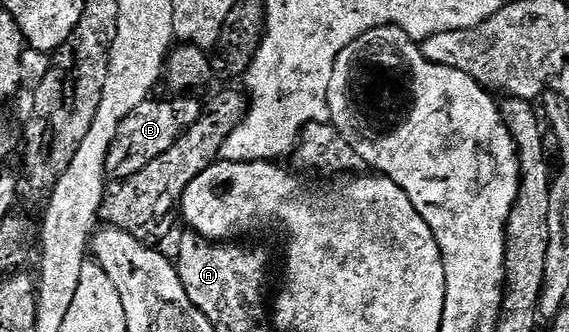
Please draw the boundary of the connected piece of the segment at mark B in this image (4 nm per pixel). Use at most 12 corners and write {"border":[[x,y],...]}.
{"border":[[196,97],[144,99],[122,121],[106,171],[134,177],[194,121]]}

